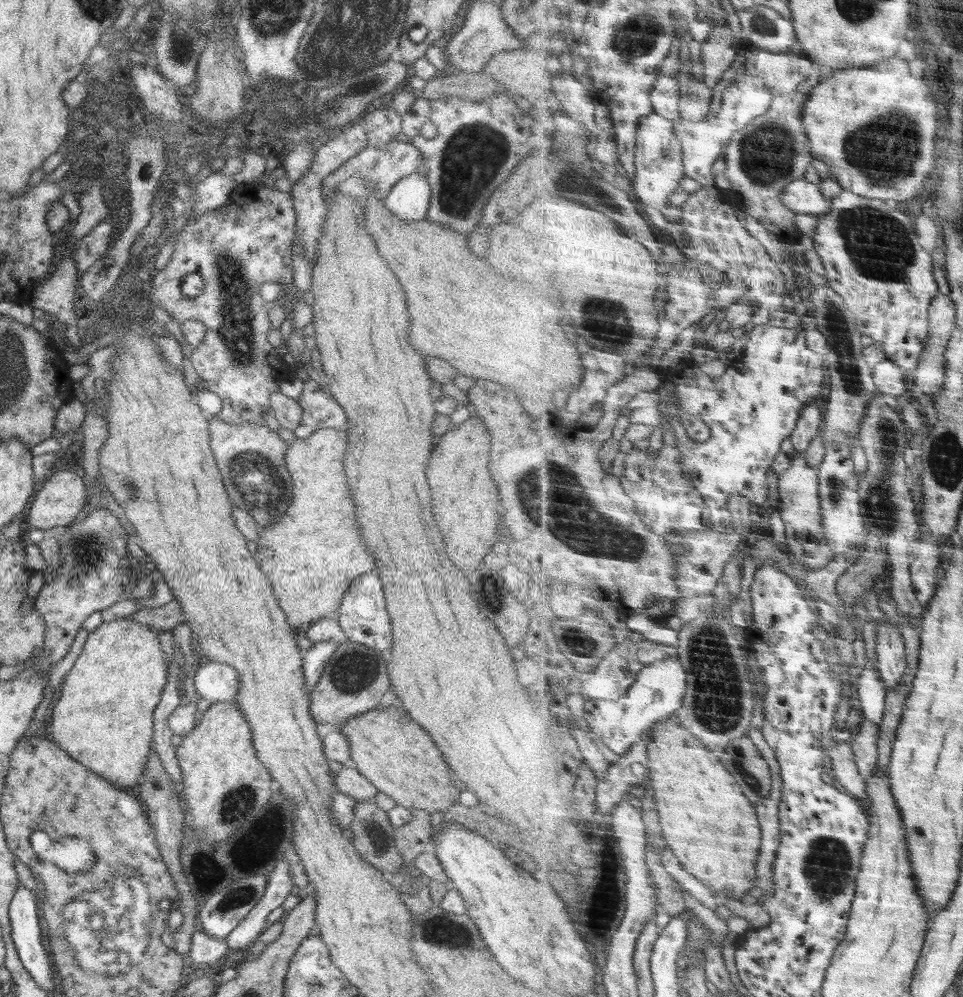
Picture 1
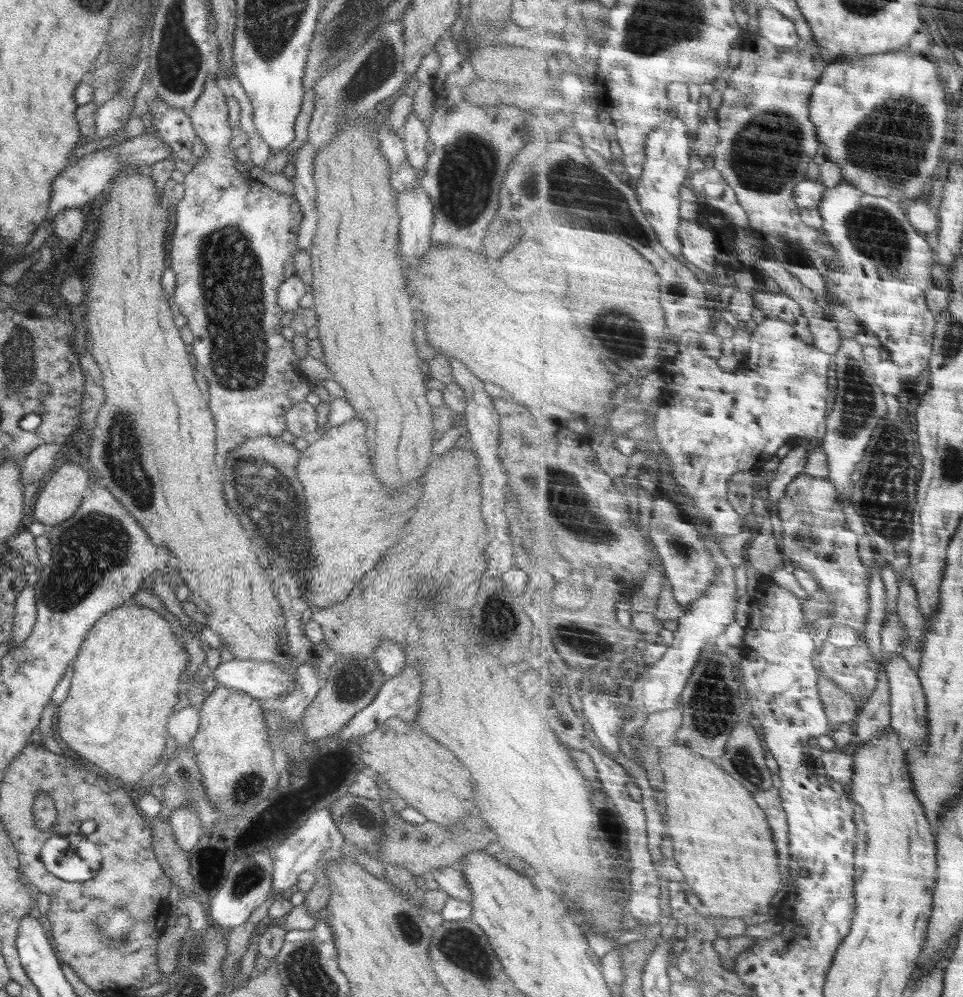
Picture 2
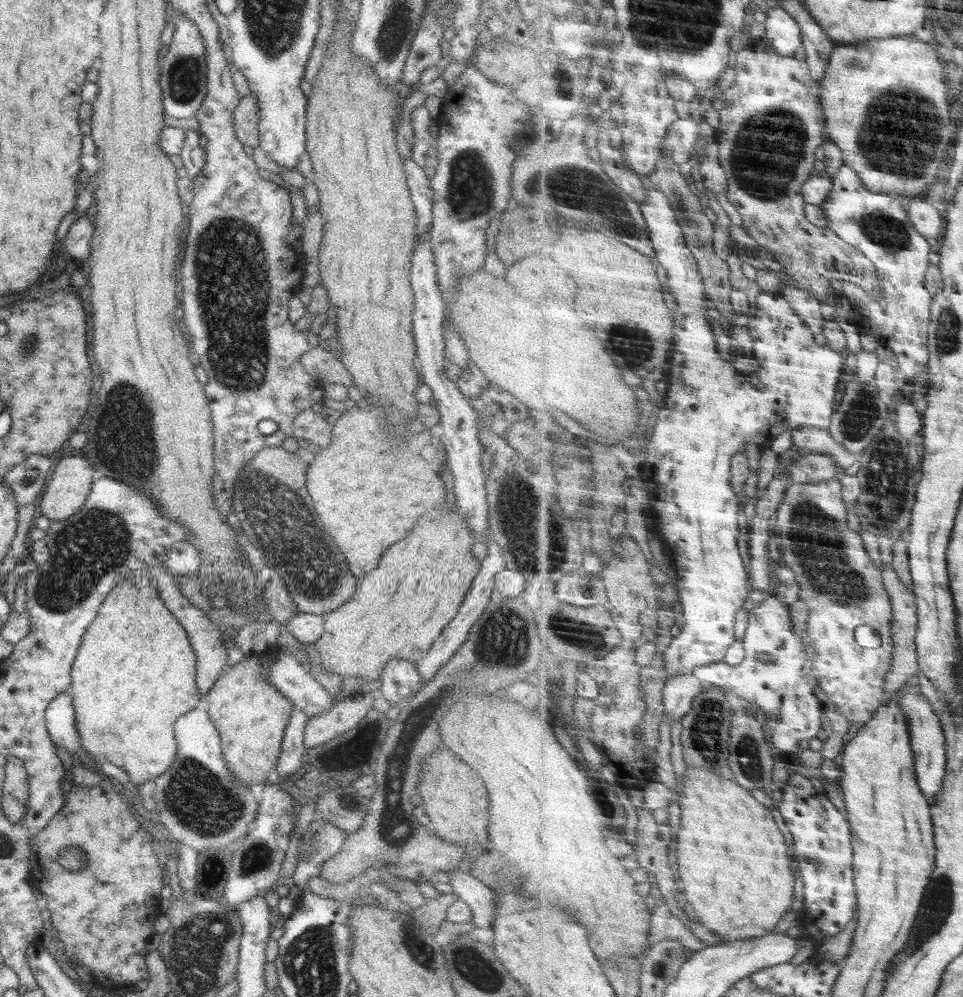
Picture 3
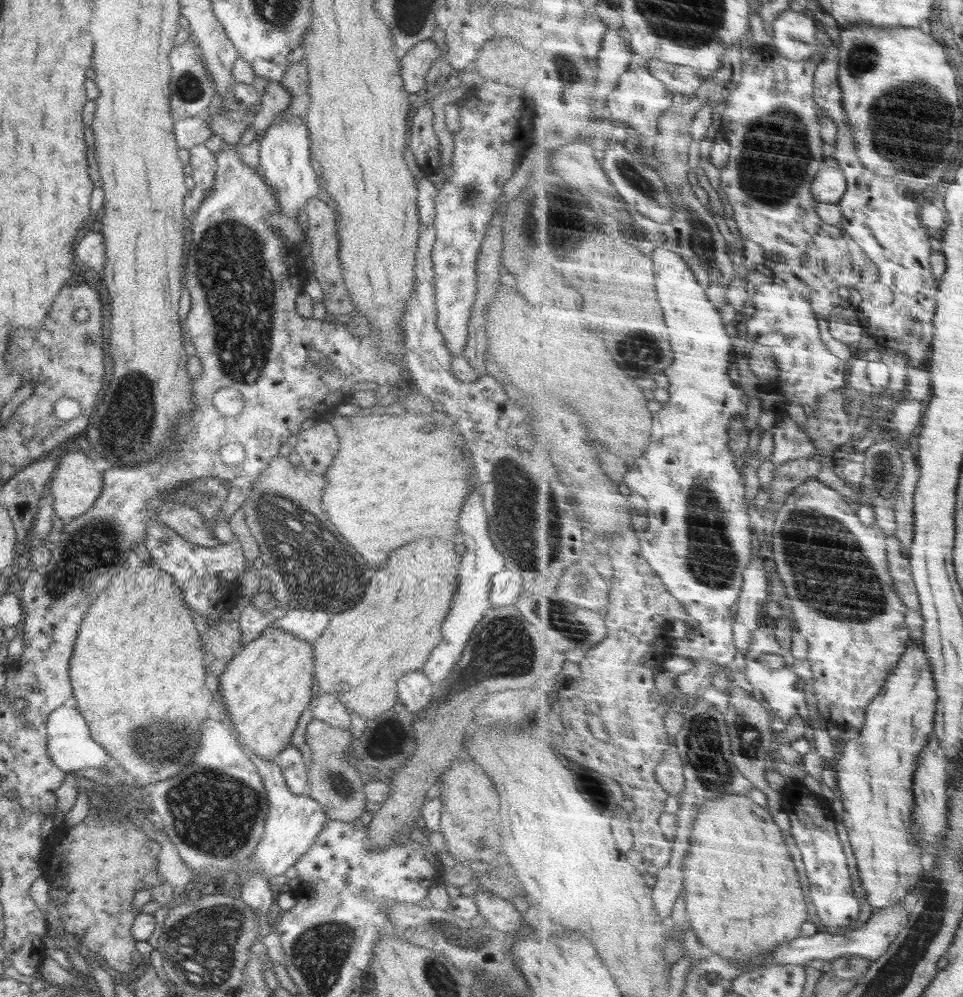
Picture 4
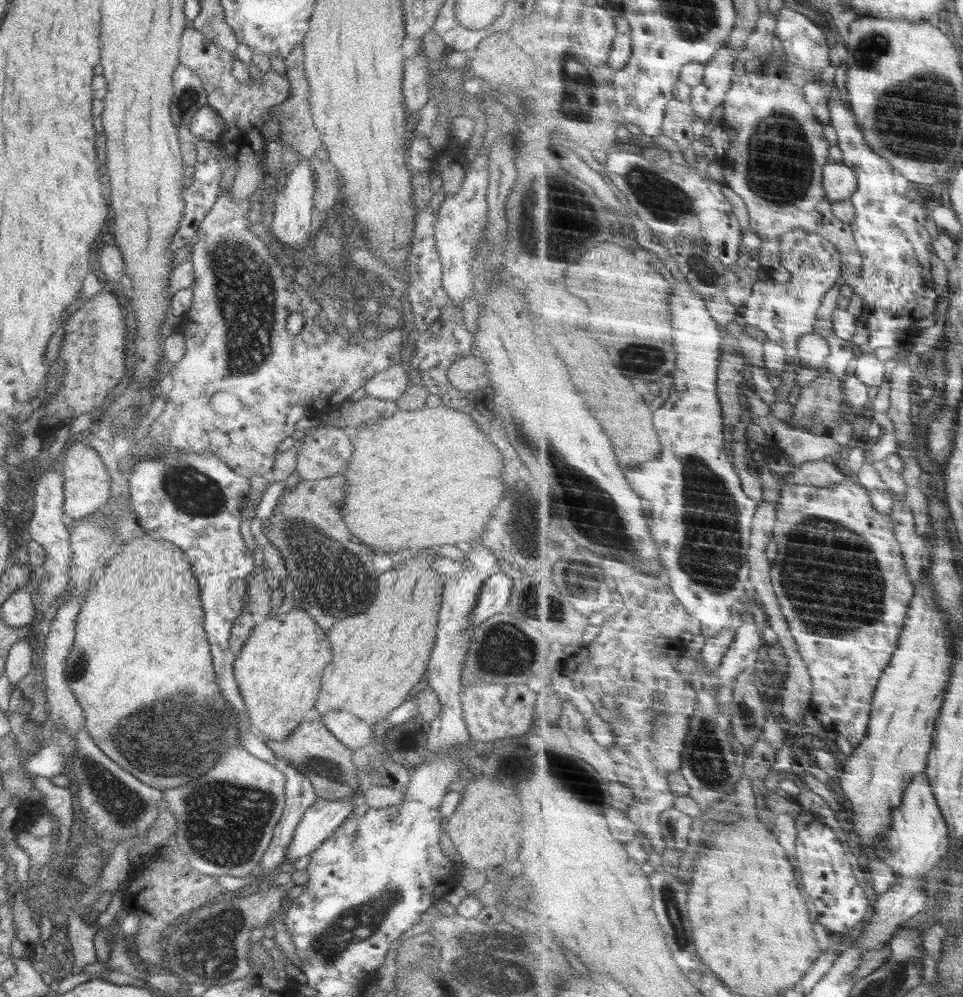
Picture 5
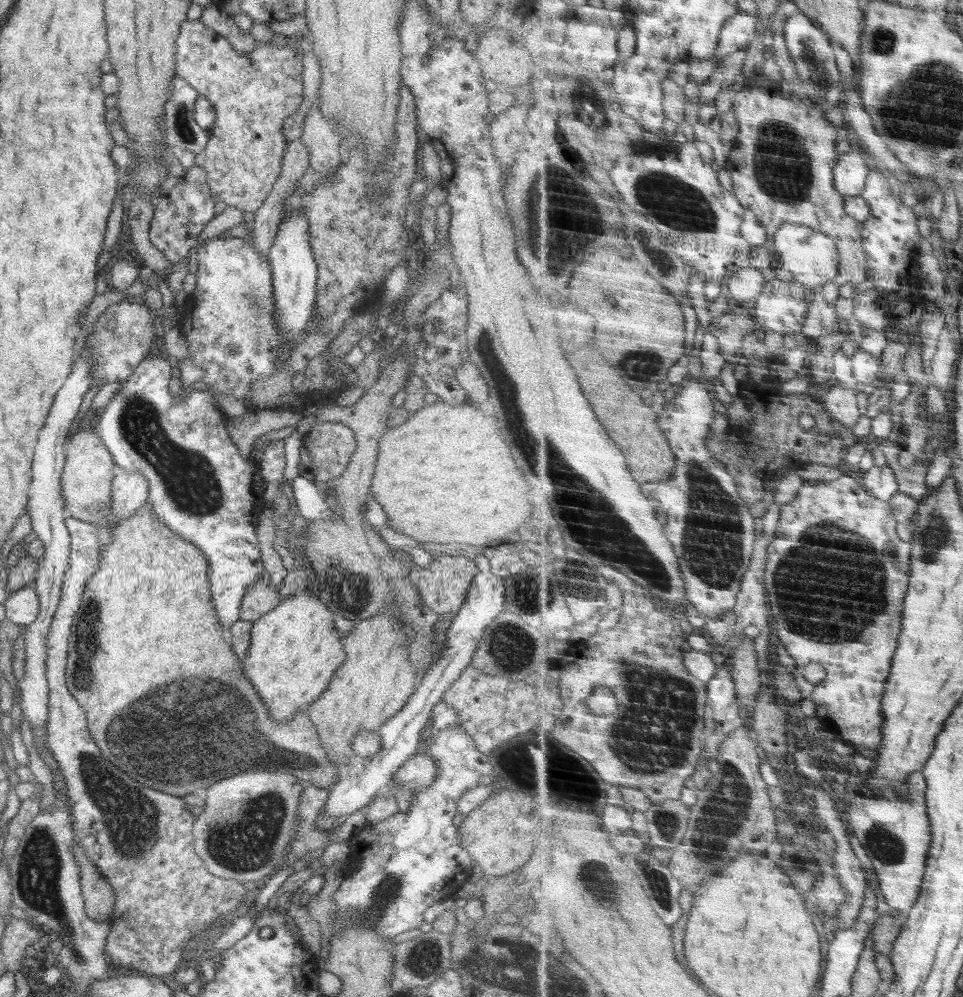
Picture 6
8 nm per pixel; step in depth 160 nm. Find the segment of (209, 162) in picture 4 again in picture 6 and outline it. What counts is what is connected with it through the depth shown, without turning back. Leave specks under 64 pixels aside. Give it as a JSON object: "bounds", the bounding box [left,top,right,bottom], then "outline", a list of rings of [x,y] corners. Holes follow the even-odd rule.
{"bounds":[149,164,220,264],"outline":[[[195,164],[186,171],[186,175],[175,187],[164,192],[156,201],[149,228],[150,243],[158,248],[172,264],[184,262],[199,244],[198,236],[215,217],[219,208],[220,206],[212,198],[206,171]]]}

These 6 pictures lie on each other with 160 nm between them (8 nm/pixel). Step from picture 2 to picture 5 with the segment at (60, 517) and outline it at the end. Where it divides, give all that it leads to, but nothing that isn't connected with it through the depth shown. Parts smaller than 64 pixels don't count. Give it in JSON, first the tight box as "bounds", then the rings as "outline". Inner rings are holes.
{"bounds":[60,442,111,519],"outline":[[[70,442],[66,453],[61,457],[60,471],[64,475],[63,511],[66,514],[66,519],[80,519],[89,516],[98,509],[99,504],[104,504],[110,499],[111,476],[100,455],[92,447],[80,442],[78,444]]]}

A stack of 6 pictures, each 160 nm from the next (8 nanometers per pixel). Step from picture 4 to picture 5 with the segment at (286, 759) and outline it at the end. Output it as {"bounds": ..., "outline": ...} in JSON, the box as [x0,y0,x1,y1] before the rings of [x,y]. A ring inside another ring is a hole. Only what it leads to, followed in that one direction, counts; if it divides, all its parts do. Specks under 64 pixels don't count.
{"bounds":[260,759,317,885],"outline":[[[278,759],[276,768],[285,774],[286,794],[284,794],[285,807],[274,827],[268,850],[265,850],[262,860],[260,860],[260,875],[264,876],[264,885],[269,884],[276,868],[284,862],[287,848],[292,840],[294,830],[299,825],[302,815],[313,807],[317,800],[311,780],[298,772],[294,766],[290,766],[286,760]]]}

